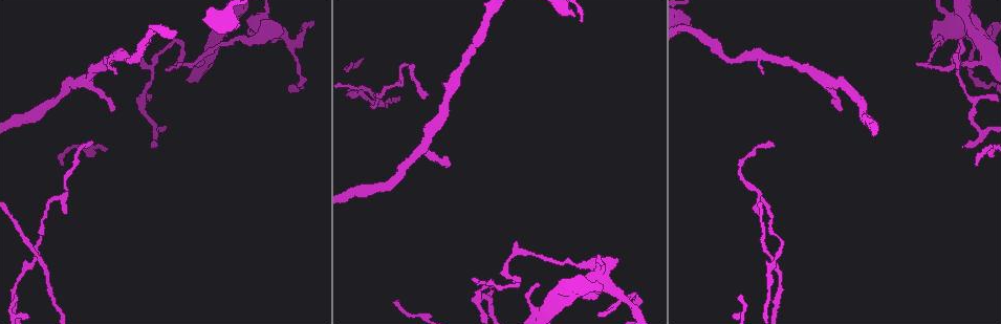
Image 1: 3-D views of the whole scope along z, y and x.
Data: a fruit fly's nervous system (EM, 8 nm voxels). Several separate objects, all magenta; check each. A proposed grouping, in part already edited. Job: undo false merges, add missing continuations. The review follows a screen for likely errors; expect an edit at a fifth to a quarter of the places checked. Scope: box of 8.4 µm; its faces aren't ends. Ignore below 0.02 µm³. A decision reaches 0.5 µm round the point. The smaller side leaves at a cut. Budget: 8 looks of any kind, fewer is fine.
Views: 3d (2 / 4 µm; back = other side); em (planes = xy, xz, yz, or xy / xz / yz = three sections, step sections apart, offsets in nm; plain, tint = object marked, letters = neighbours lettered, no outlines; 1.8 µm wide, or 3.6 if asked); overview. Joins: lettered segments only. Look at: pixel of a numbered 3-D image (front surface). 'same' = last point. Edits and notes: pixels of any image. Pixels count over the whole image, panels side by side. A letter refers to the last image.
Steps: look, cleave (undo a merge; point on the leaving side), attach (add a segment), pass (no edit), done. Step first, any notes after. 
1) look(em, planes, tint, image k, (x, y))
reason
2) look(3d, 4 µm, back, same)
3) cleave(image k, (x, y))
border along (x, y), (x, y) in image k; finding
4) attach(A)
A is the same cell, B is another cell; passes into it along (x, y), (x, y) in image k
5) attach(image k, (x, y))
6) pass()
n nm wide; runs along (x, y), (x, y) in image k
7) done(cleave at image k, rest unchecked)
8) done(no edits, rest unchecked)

look(em, xy, step 8, letters, image 1, (239, 26))
branch stops here

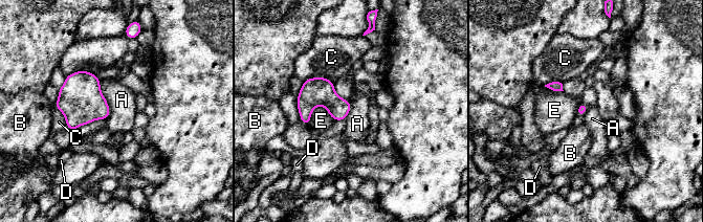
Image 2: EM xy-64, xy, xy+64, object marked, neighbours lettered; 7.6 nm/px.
look(em, planes, letters, same)
another direction

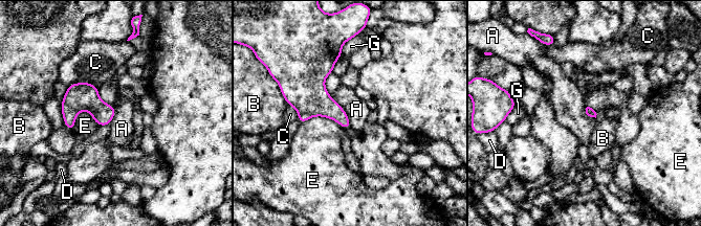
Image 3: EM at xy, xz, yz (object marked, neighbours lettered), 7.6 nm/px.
pass()
A, B, C, D, E and G are other cells; border along (331, 97), (346, 113), (351, 128) in image 3; no lettered segment goes on from it

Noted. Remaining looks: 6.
look(em, xz, step 16, tint, image 1, (37, 259))
a fork

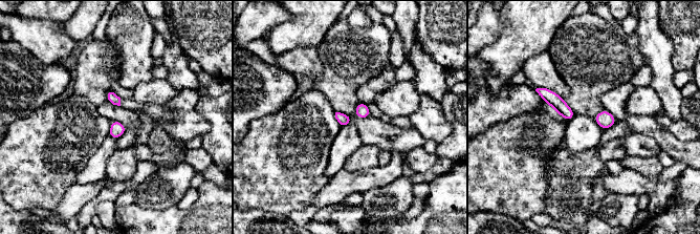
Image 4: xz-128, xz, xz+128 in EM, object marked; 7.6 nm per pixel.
look(em, xy, step 8, tint, same)
another direction

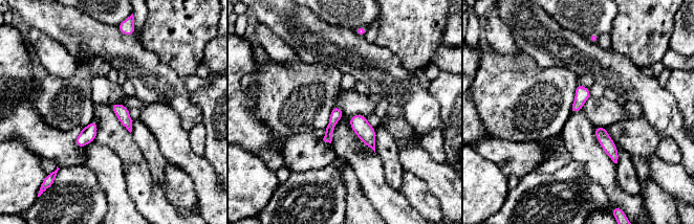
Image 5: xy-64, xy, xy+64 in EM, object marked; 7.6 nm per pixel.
look(em, xy, step 8, letters, same)
see the neighbours

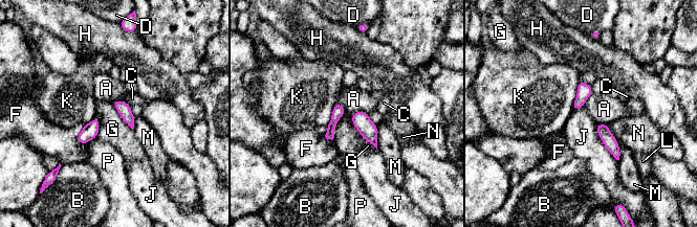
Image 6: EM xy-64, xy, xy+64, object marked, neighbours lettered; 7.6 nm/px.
pass()
J touches over 340 nm; A, B, C, D, F, G, H, J, K, L, M, N and P are other cells; border along (368, 114), (355, 111), (351, 115) in image 6; one cell here

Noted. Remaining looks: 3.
look(em, xy, step 16, plain, image 1, (602, 277))
sharp bend

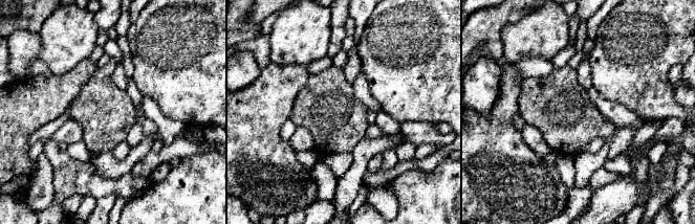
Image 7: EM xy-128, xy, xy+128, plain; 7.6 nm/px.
look(em, xy, step 16, letters, same)
see the neighbours

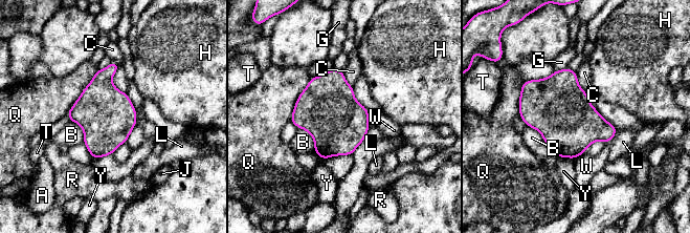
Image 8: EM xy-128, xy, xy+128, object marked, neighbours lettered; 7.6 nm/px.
pass()
A, B, C, G, H, J, L, Q, R, T, W and Y are other cells; border along (575, 71), (578, 84), (586, 92) in image 8; all the same cell

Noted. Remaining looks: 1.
done(no edits, rest unchecked)

